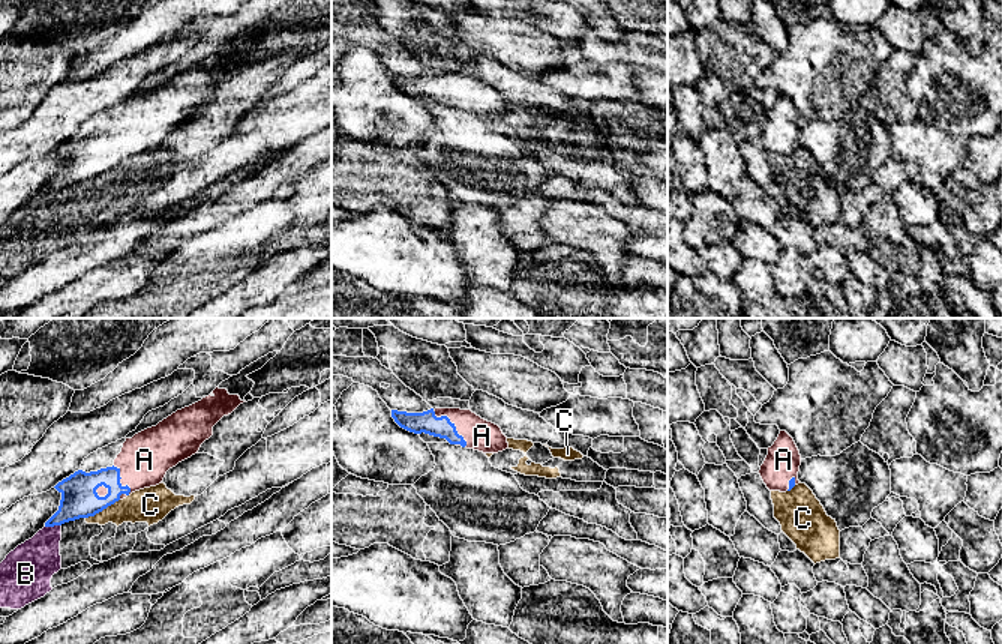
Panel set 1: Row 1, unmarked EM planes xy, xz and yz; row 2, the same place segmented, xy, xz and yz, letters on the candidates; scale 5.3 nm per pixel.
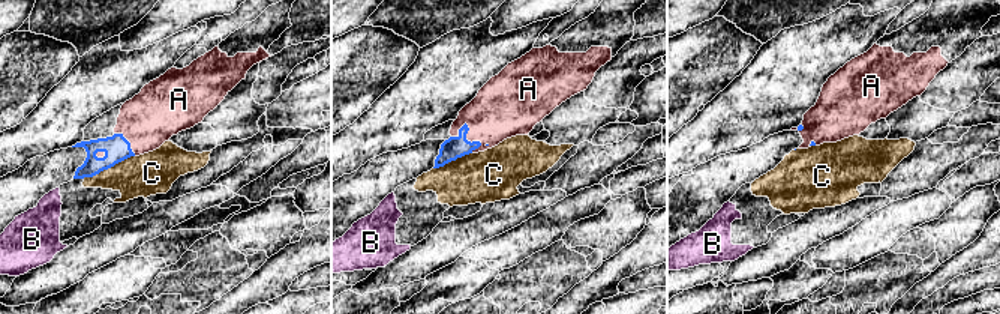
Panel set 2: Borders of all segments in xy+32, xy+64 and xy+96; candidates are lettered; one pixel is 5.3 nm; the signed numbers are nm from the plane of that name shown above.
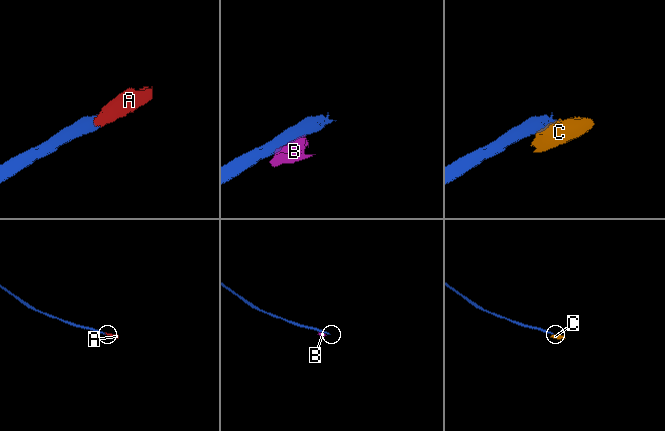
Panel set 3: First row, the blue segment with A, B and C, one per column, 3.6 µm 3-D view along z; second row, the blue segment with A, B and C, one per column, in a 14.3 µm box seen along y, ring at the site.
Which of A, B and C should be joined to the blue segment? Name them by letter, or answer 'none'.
A

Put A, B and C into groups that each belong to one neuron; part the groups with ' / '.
A / B C

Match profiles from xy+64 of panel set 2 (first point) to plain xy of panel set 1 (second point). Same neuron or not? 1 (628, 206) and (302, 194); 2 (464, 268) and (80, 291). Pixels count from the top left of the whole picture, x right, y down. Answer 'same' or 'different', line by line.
1: different
2: same

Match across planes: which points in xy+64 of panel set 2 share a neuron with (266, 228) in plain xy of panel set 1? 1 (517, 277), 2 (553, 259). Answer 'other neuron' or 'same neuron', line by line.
1: same neuron
2: same neuron

